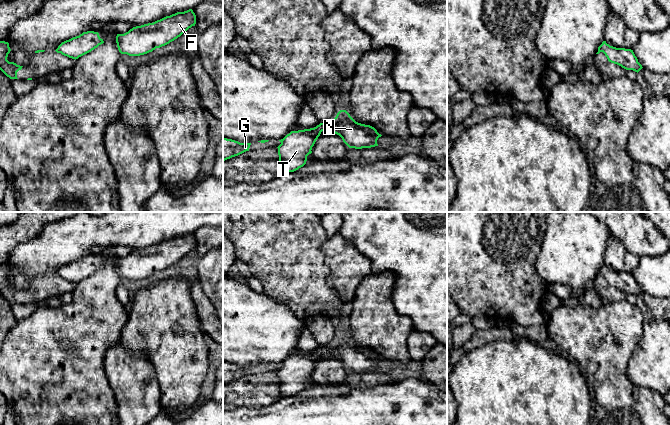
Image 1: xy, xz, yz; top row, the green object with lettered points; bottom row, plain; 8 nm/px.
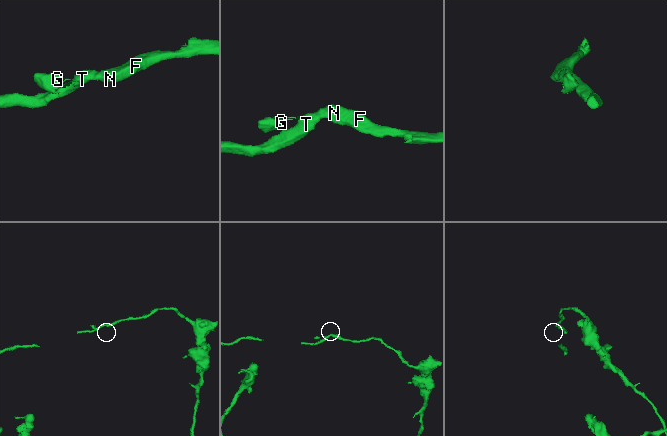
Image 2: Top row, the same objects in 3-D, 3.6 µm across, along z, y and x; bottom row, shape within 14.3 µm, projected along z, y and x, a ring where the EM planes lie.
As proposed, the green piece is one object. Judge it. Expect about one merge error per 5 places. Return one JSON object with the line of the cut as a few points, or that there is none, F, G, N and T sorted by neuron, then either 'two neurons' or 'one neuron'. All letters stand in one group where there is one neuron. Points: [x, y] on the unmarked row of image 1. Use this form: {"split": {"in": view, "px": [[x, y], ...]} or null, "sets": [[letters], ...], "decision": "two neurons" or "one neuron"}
{"split": {"in": "xy", "px": [[56, 273], [60, 276]]}, "sets": [["F", "N", "T"], ["G"]], "decision": "two neurons"}

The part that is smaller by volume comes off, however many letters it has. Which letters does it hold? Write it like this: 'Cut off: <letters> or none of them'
Cut off: G

